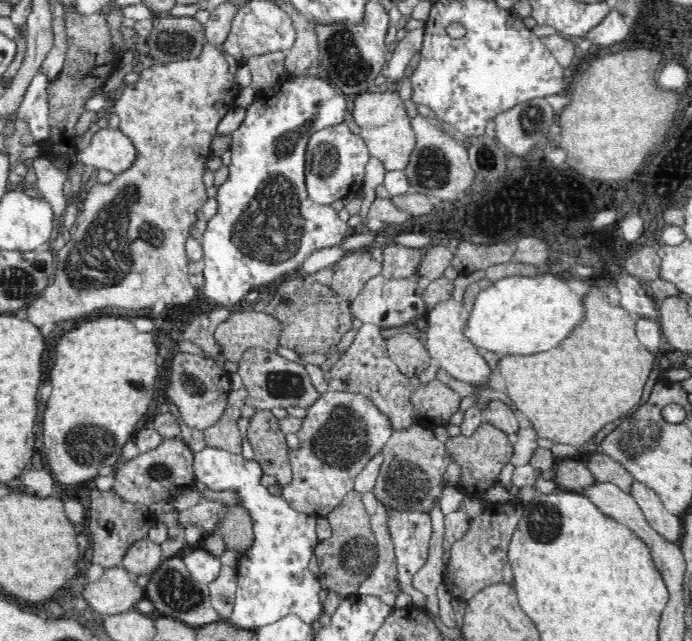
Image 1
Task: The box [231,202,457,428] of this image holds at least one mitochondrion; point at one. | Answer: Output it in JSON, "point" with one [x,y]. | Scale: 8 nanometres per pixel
{"point":[282,383]}

